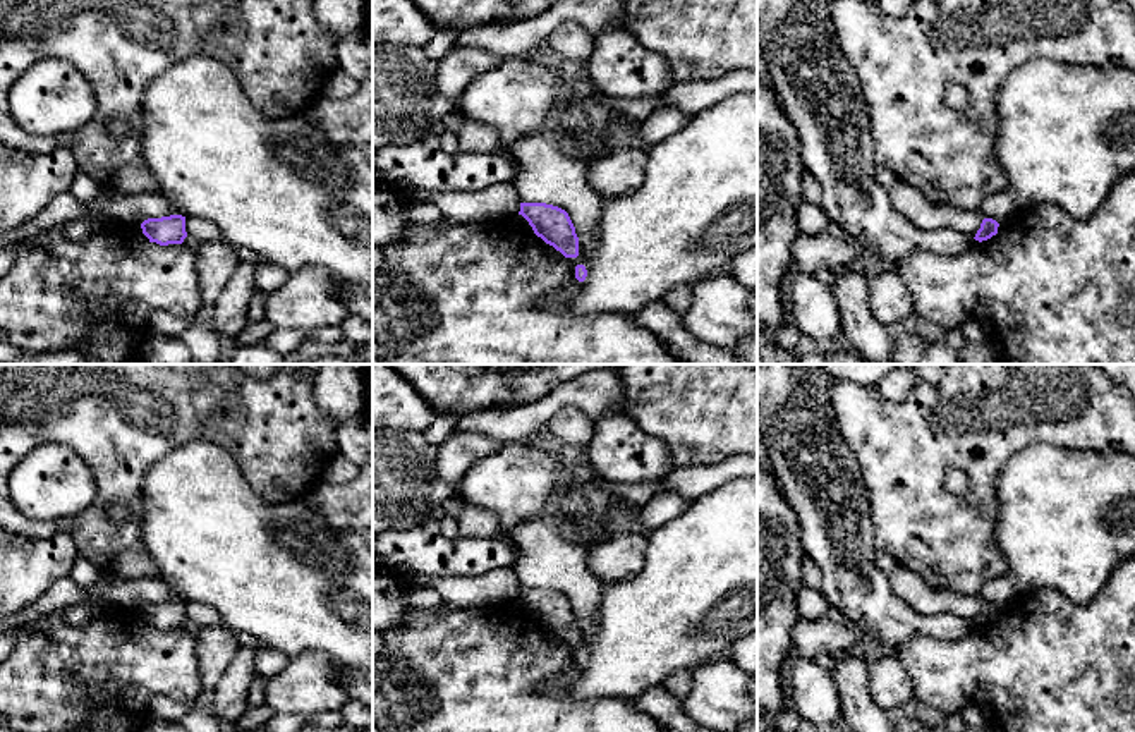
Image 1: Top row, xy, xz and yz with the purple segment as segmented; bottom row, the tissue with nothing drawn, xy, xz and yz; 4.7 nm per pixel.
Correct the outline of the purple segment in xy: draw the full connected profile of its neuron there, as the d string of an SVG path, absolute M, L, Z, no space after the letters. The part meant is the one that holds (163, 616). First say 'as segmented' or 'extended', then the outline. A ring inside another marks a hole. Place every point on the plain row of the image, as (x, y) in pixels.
as segmented; M182 600L148 603L141 608L141 613L149 627L156 627L160 631L182 629L187 622L185 601Z

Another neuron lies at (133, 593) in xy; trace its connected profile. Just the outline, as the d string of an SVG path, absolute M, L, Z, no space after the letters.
M98 576L89 588L81 588L70 577L64 577L19 613L0 617L0 636L21 622L34 622L52 612L86 600L110 601L125 608L143 608L148 603L180 600L180 596L160 577L120 579Z

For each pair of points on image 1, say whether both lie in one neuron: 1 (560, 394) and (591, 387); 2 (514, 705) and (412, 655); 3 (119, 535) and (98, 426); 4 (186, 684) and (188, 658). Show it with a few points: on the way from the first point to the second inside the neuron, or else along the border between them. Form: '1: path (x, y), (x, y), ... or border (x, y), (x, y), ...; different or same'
1: path (567, 394), (584, 392); same
2: path (488, 705), (457, 705), (433, 681); same
3: path (103, 507), (105, 454); same
4: path (188, 677), (188, 665); same

